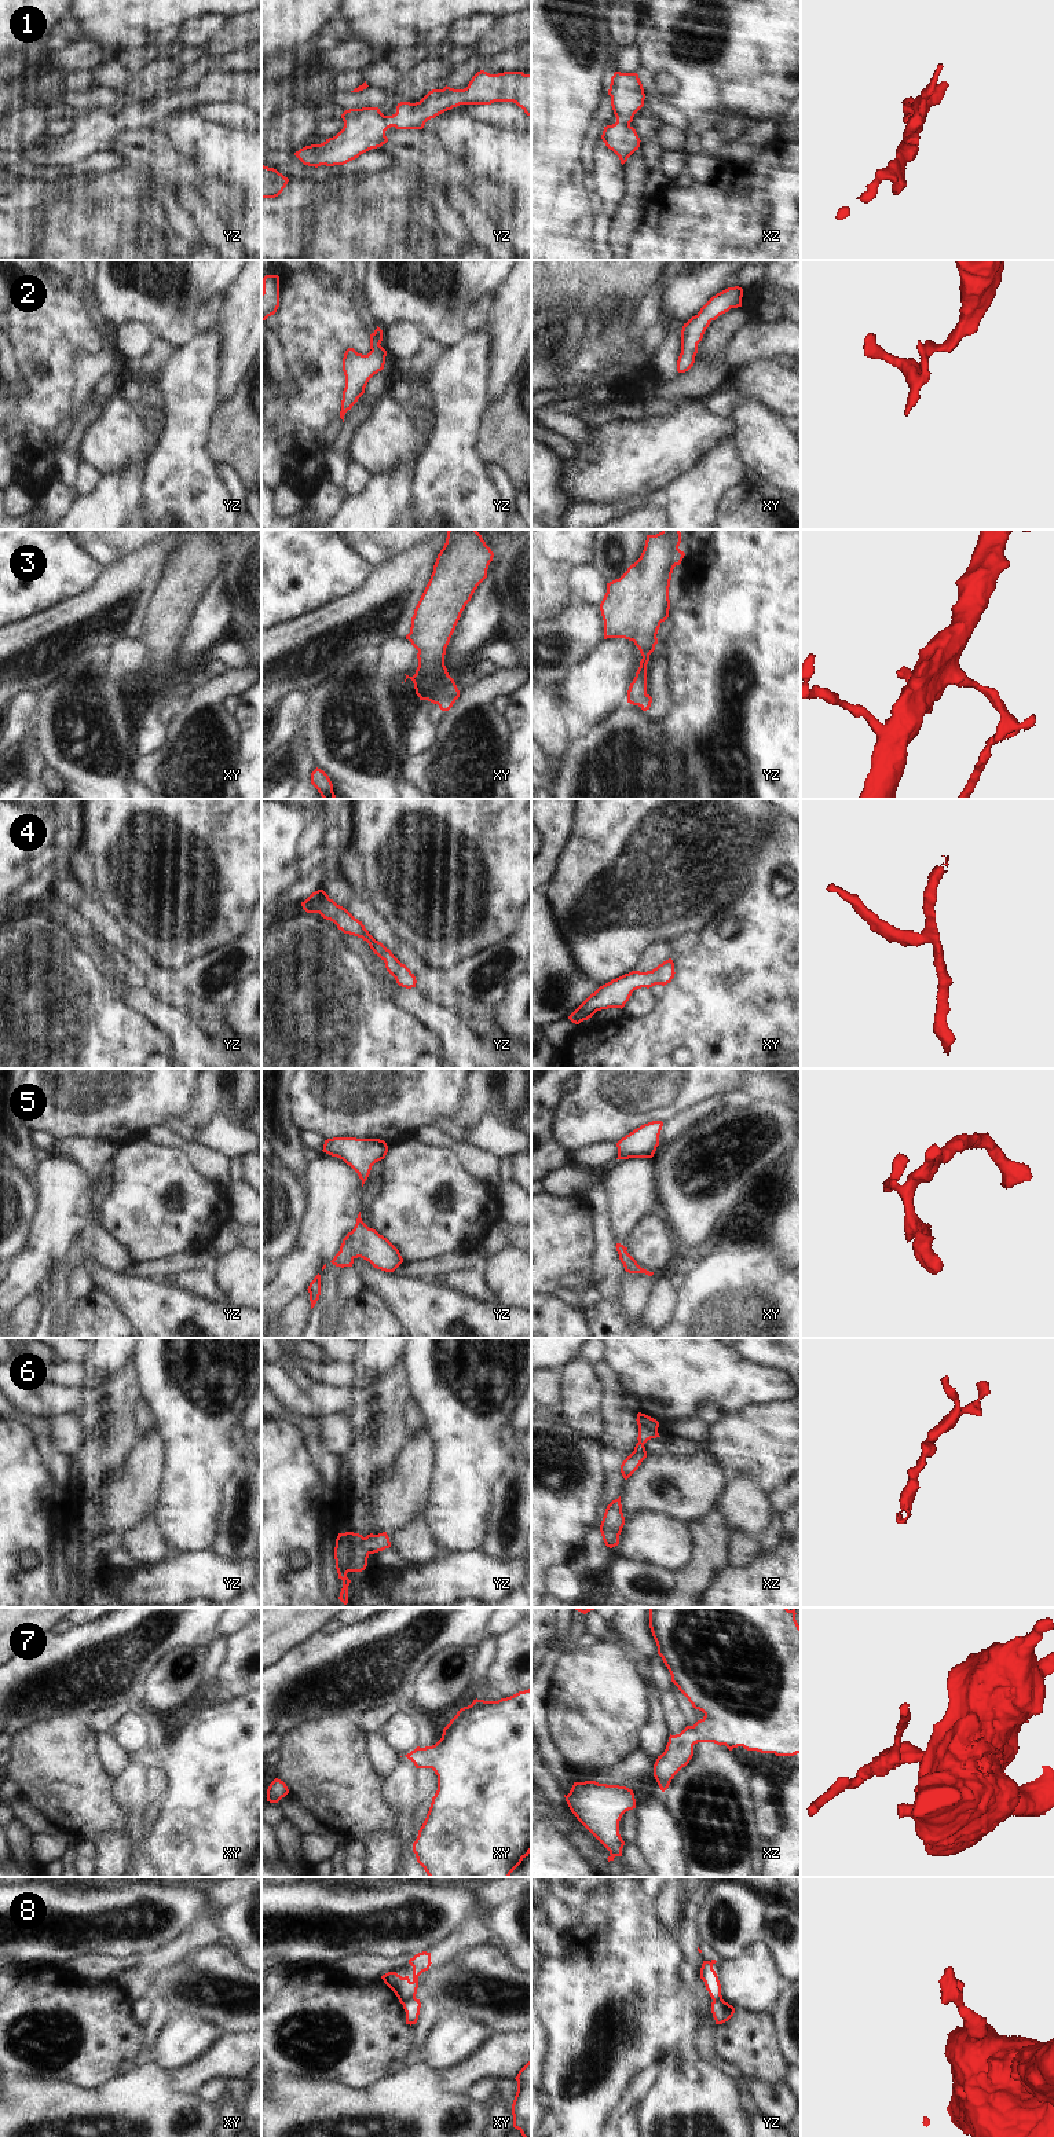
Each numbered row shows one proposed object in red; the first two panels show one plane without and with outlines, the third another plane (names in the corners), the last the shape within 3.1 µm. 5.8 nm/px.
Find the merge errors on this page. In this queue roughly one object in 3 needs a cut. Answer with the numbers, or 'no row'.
8

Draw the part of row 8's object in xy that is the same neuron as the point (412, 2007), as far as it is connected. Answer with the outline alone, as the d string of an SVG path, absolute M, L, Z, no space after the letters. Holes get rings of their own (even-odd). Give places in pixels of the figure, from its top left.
M410 1998L403 2004L406 2012L406 2024L416 2024L420 2015L421 2002L417 1998Z

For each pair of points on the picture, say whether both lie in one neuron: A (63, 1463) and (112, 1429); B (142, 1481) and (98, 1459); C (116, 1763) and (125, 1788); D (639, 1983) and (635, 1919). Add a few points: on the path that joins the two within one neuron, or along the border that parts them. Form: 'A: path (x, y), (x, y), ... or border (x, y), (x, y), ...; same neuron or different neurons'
A: border (72, 1456), (68, 1480); different neurons
B: border (110, 1476), (101, 1487); different neurons
C: border (131, 1758), (131, 1762), (116, 1777); different neurons
D: path (635, 1967), (635, 1935); same neuron

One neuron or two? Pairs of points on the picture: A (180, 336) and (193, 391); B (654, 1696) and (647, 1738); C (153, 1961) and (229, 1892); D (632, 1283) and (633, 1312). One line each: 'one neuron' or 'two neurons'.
A: two neurons
B: one neuron
C: one neuron
D: one neuron

